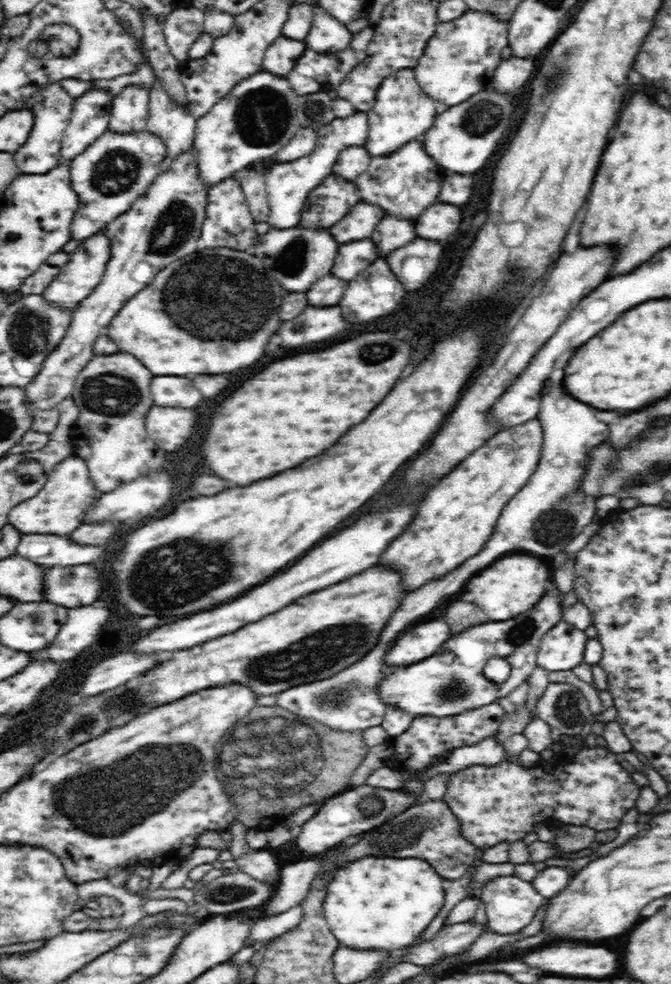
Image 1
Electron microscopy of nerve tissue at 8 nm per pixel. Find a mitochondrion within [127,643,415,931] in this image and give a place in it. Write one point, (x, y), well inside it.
(269, 762)

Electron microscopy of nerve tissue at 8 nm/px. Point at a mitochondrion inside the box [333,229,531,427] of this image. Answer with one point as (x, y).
(376, 361)

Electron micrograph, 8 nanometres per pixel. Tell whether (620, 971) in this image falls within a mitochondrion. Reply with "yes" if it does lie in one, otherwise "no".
no

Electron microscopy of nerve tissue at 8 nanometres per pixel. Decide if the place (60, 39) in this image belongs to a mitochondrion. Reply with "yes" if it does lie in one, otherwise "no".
yes

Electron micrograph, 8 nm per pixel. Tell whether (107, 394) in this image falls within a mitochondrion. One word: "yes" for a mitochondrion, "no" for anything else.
yes

